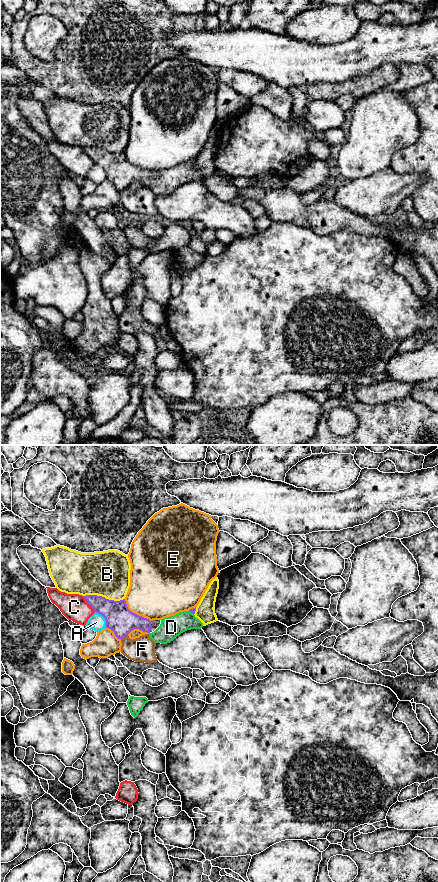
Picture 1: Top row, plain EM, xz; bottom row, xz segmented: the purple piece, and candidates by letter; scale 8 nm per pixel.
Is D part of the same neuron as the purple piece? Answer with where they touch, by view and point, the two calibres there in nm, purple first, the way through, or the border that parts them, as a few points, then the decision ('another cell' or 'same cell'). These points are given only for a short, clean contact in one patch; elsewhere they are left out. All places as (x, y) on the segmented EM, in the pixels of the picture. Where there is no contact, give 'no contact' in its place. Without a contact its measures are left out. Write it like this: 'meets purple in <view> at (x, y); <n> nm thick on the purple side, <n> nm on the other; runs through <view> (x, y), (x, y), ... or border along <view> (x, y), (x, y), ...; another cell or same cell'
meets purple in xz at (191, 612); 40 nm thick on the purple side, 170 nm on the other; runs through xz (193, 610), (191, 612), (181, 622), (171, 627); same cell

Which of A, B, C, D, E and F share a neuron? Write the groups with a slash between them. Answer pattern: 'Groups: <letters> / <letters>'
Groups: A F / B / C / D / E

